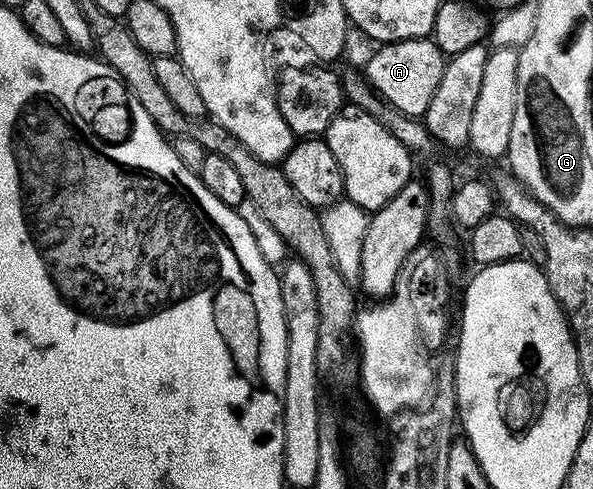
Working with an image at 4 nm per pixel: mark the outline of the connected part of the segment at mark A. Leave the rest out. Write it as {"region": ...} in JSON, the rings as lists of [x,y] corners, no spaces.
{"region":[[[432,38],[422,40],[396,40],[392,44],[381,43],[380,48],[368,60],[366,75],[368,85],[384,98],[390,106],[402,110],[407,116],[423,117],[424,111],[430,106],[430,98],[434,98],[434,90],[438,90],[438,82],[442,82],[442,70],[446,63],[446,55]]]}

